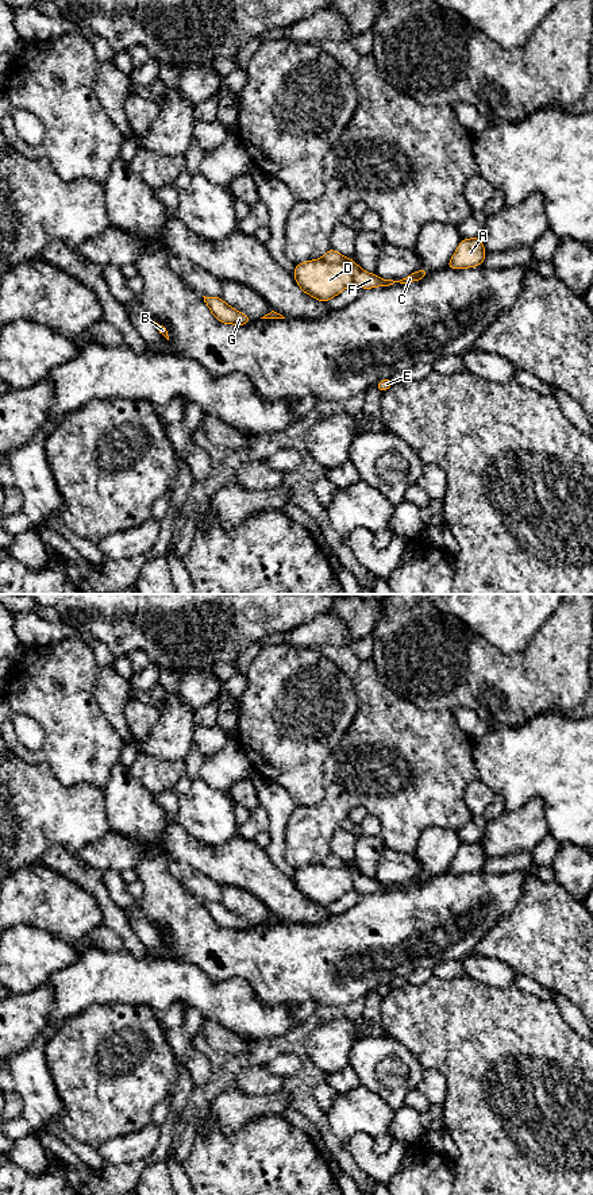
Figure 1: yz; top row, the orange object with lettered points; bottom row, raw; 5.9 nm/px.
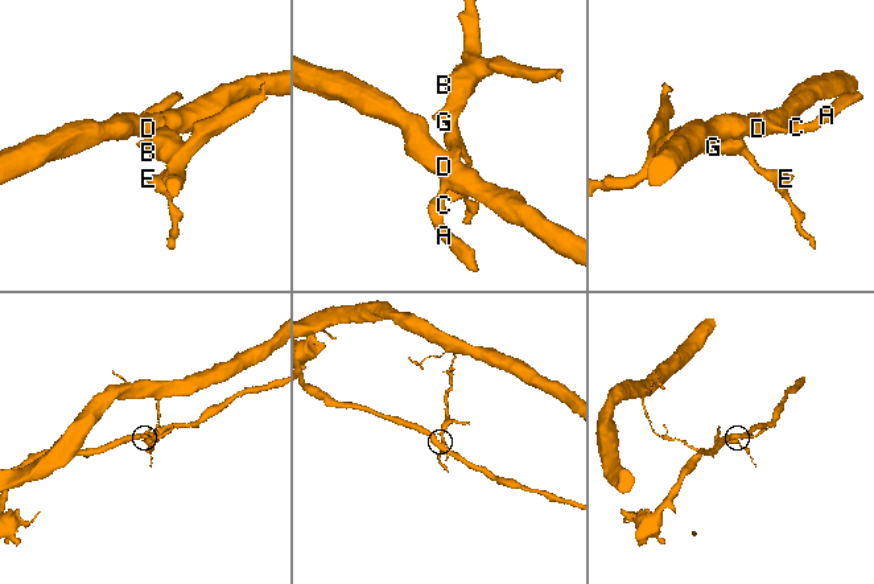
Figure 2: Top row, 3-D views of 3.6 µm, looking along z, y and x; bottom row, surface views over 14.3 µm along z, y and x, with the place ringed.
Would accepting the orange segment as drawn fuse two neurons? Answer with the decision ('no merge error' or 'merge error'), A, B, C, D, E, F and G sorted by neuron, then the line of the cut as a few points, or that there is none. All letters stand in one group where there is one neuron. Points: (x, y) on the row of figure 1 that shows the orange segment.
merge error; groups A B C E F G / D; cut yz (322, 258), (330, 262), (347, 262), (353, 270), (354, 282)

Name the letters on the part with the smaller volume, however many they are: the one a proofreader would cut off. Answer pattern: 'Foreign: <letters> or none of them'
Foreign: D

